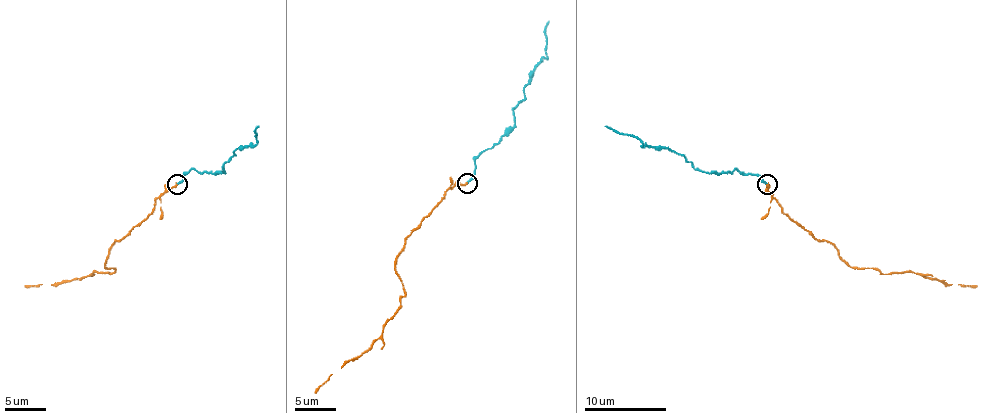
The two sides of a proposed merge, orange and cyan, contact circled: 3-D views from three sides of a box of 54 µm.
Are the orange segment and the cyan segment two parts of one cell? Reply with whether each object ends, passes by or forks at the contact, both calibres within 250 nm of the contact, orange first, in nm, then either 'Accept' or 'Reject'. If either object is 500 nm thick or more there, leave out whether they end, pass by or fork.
At the ring orange ends. At the ring cyan ends. Thickness 200 nm (orange) against 200 nm. Accept

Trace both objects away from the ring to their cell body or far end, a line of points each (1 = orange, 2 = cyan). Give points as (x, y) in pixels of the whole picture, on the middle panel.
1: (466, 184), (456, 184), (405, 241), (395, 267), (405, 294), (399, 310), (380, 335), (315, 392)
2: (466, 184), (474, 175), (474, 161), (513, 124), (513, 108), (523, 98), (528, 79), (546, 57), (548, 20)

